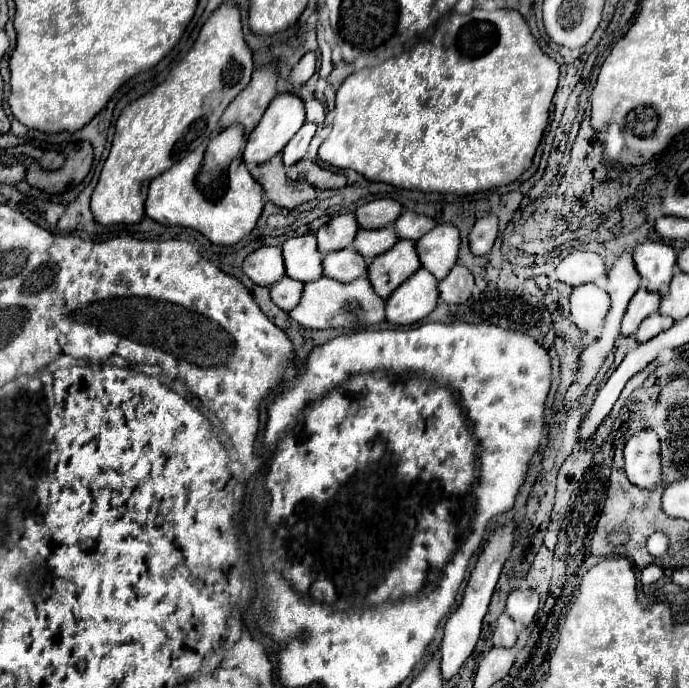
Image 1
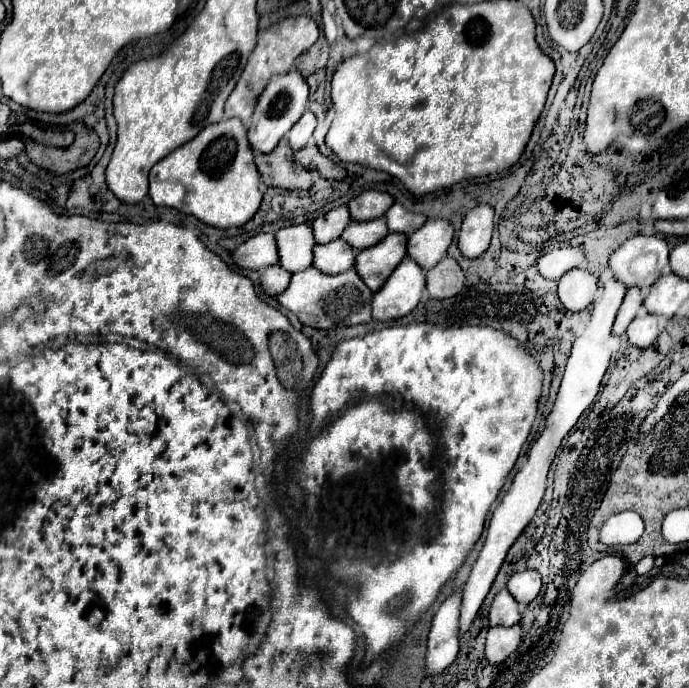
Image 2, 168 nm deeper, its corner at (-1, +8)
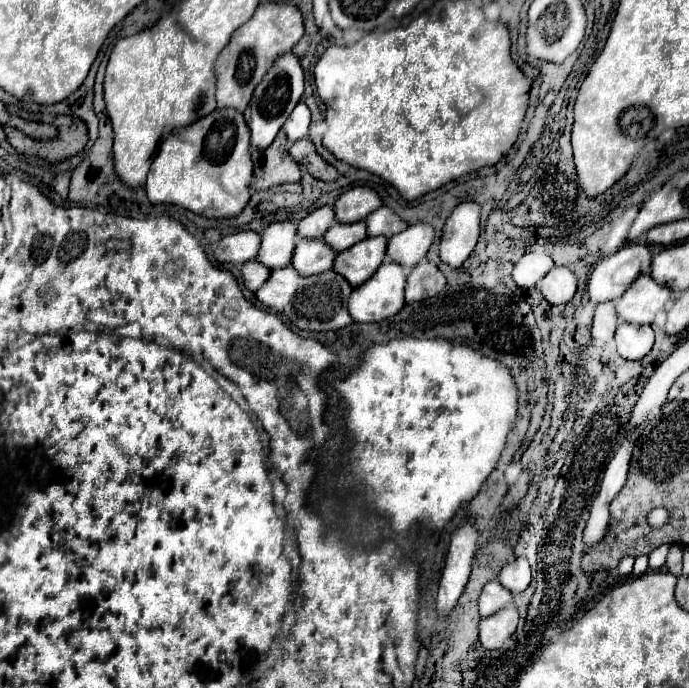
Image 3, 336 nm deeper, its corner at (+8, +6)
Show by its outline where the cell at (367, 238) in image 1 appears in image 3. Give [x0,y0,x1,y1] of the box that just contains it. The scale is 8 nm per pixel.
[324,221,366,253]

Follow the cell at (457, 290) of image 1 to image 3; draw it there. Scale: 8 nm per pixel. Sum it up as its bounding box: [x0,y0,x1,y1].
[406,259,446,303]

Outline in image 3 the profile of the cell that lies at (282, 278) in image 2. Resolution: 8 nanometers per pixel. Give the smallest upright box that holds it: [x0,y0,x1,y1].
[242,261,270,291]

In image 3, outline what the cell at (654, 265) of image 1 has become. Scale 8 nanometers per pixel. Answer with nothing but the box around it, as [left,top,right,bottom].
[588,243,650,303]

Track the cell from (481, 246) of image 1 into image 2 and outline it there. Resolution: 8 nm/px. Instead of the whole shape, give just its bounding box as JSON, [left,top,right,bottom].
[459,205,493,257]

